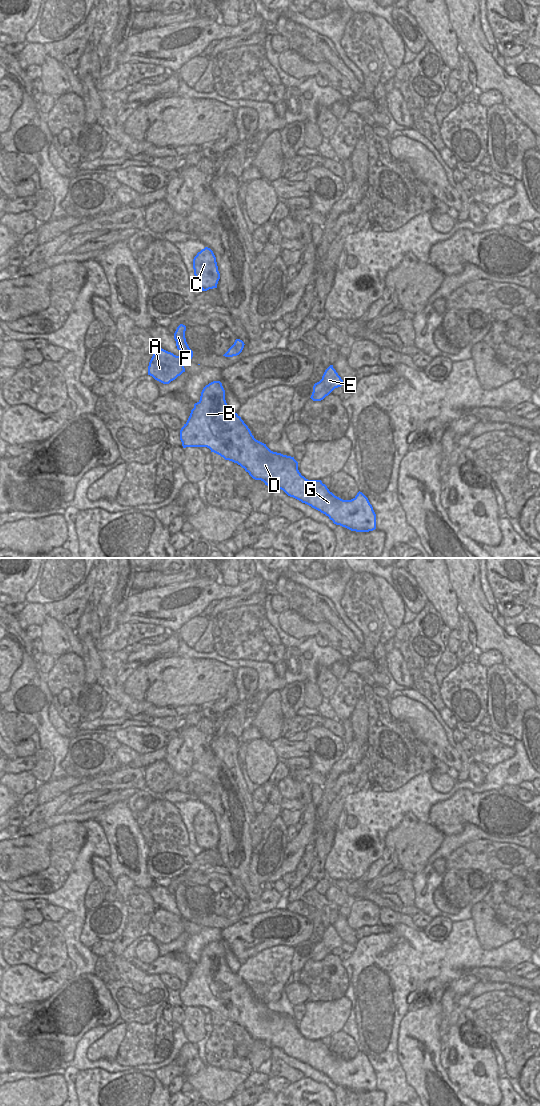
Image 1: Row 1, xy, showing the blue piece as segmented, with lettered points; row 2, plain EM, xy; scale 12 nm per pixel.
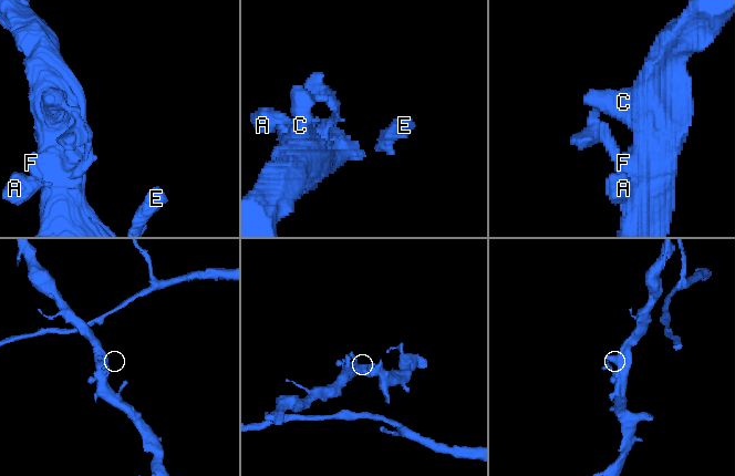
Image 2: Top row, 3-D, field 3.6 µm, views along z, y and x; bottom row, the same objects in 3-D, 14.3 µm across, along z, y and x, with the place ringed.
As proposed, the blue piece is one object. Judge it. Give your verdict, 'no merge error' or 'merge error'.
merge error

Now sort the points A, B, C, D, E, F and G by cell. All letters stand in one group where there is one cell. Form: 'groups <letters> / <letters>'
groups A / B C D E F G

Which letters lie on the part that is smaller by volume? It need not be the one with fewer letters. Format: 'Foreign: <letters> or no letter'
Foreign: A

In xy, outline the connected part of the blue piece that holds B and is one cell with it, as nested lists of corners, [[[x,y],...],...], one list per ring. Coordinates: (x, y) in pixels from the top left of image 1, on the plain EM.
[[[213,941],[203,948],[200,960],[194,964],[187,982],[180,990],[180,1000],[183,1008],[207,1007],[225,1020],[237,1023],[253,1039],[263,1041],[269,1048],[283,1050],[288,1056],[325,1074],[336,1085],[356,1092],[376,1089],[376,1074],[362,1052],[359,1051],[351,1060],[343,1060],[330,1052],[321,1040],[308,1040],[302,1036],[294,1017],[273,1012],[266,1004],[256,1000],[241,977],[228,967],[220,941]]]

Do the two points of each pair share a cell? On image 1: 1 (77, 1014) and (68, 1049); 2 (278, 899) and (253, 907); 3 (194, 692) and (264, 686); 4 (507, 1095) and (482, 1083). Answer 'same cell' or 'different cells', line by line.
1: same cell
2: same cell
3: different cells
4: different cells

